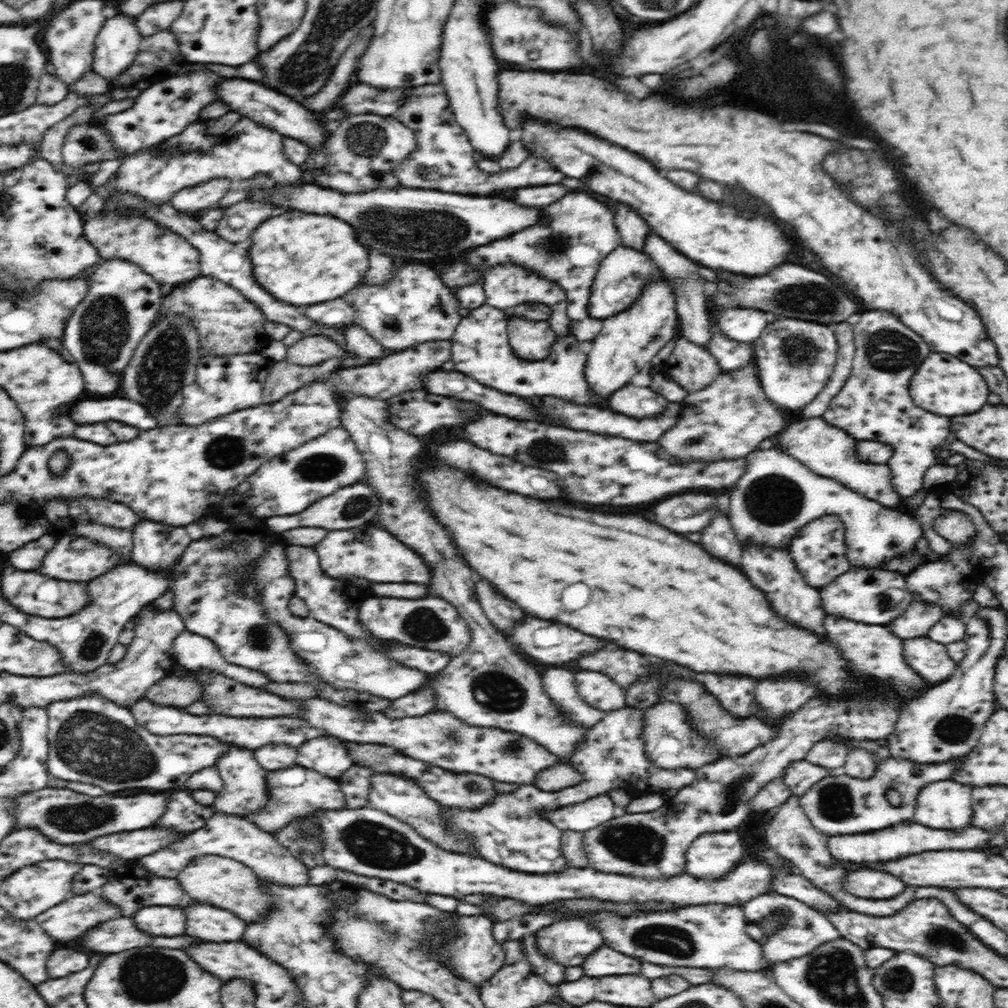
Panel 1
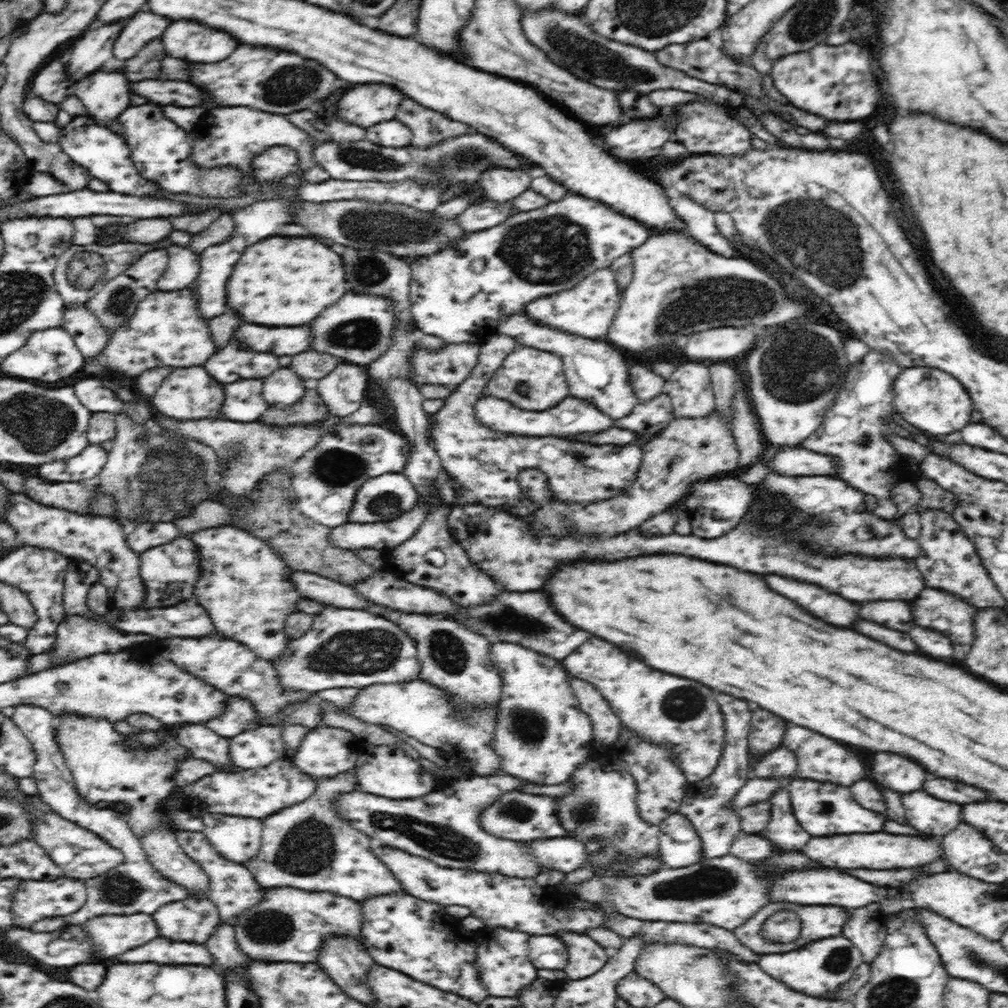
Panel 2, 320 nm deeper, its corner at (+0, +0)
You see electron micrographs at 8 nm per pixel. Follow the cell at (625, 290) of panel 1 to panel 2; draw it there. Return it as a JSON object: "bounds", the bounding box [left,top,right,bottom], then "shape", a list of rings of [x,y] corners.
{"bounds":[521,268,622,339],"shape":[[[600,268],[570,290],[555,292],[553,295],[533,300],[521,312],[538,324],[545,324],[562,332],[571,332],[588,339],[605,339],[614,315],[619,309],[621,298],[622,292],[616,284],[613,272],[609,268]]]}

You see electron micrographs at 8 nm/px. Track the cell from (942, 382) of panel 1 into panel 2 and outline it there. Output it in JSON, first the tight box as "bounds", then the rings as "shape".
{"bounds":[892,366,974,436],"shape":[[[928,366],[905,367],[894,379],[892,391],[894,393],[894,411],[900,414],[912,427],[923,432],[930,432],[931,436],[952,434],[961,431],[970,423],[974,406],[969,392],[957,378],[948,372],[942,372],[938,368]]]}

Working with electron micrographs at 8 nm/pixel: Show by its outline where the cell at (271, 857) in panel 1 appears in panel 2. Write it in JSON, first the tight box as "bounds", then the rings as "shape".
{"bounds":[202,813,263,864],"shape":[[[202,813],[204,836],[218,854],[235,863],[243,864],[258,854],[263,821],[255,818],[234,818],[218,813]]]}

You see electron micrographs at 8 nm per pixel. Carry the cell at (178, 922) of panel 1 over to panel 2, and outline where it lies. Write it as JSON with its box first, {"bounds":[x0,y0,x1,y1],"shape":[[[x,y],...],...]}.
{"bounds":[82,914,158,960],"shape":[[[146,914],[100,916],[88,920],[82,926],[82,930],[88,932],[88,938],[94,944],[98,960],[114,958],[158,938],[158,928],[152,916]]]}

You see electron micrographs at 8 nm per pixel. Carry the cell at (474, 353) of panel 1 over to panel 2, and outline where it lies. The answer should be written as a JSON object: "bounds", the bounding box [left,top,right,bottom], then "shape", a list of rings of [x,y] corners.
{"bounds":[476,395,615,440],"shape":[[[569,395],[558,404],[558,407],[541,412],[522,410],[514,406],[509,400],[502,400],[497,396],[482,396],[476,401],[476,417],[490,430],[500,434],[512,436],[558,436],[575,440],[579,435],[596,435],[615,426],[615,421],[602,412],[598,412],[590,400],[582,400]]]}

